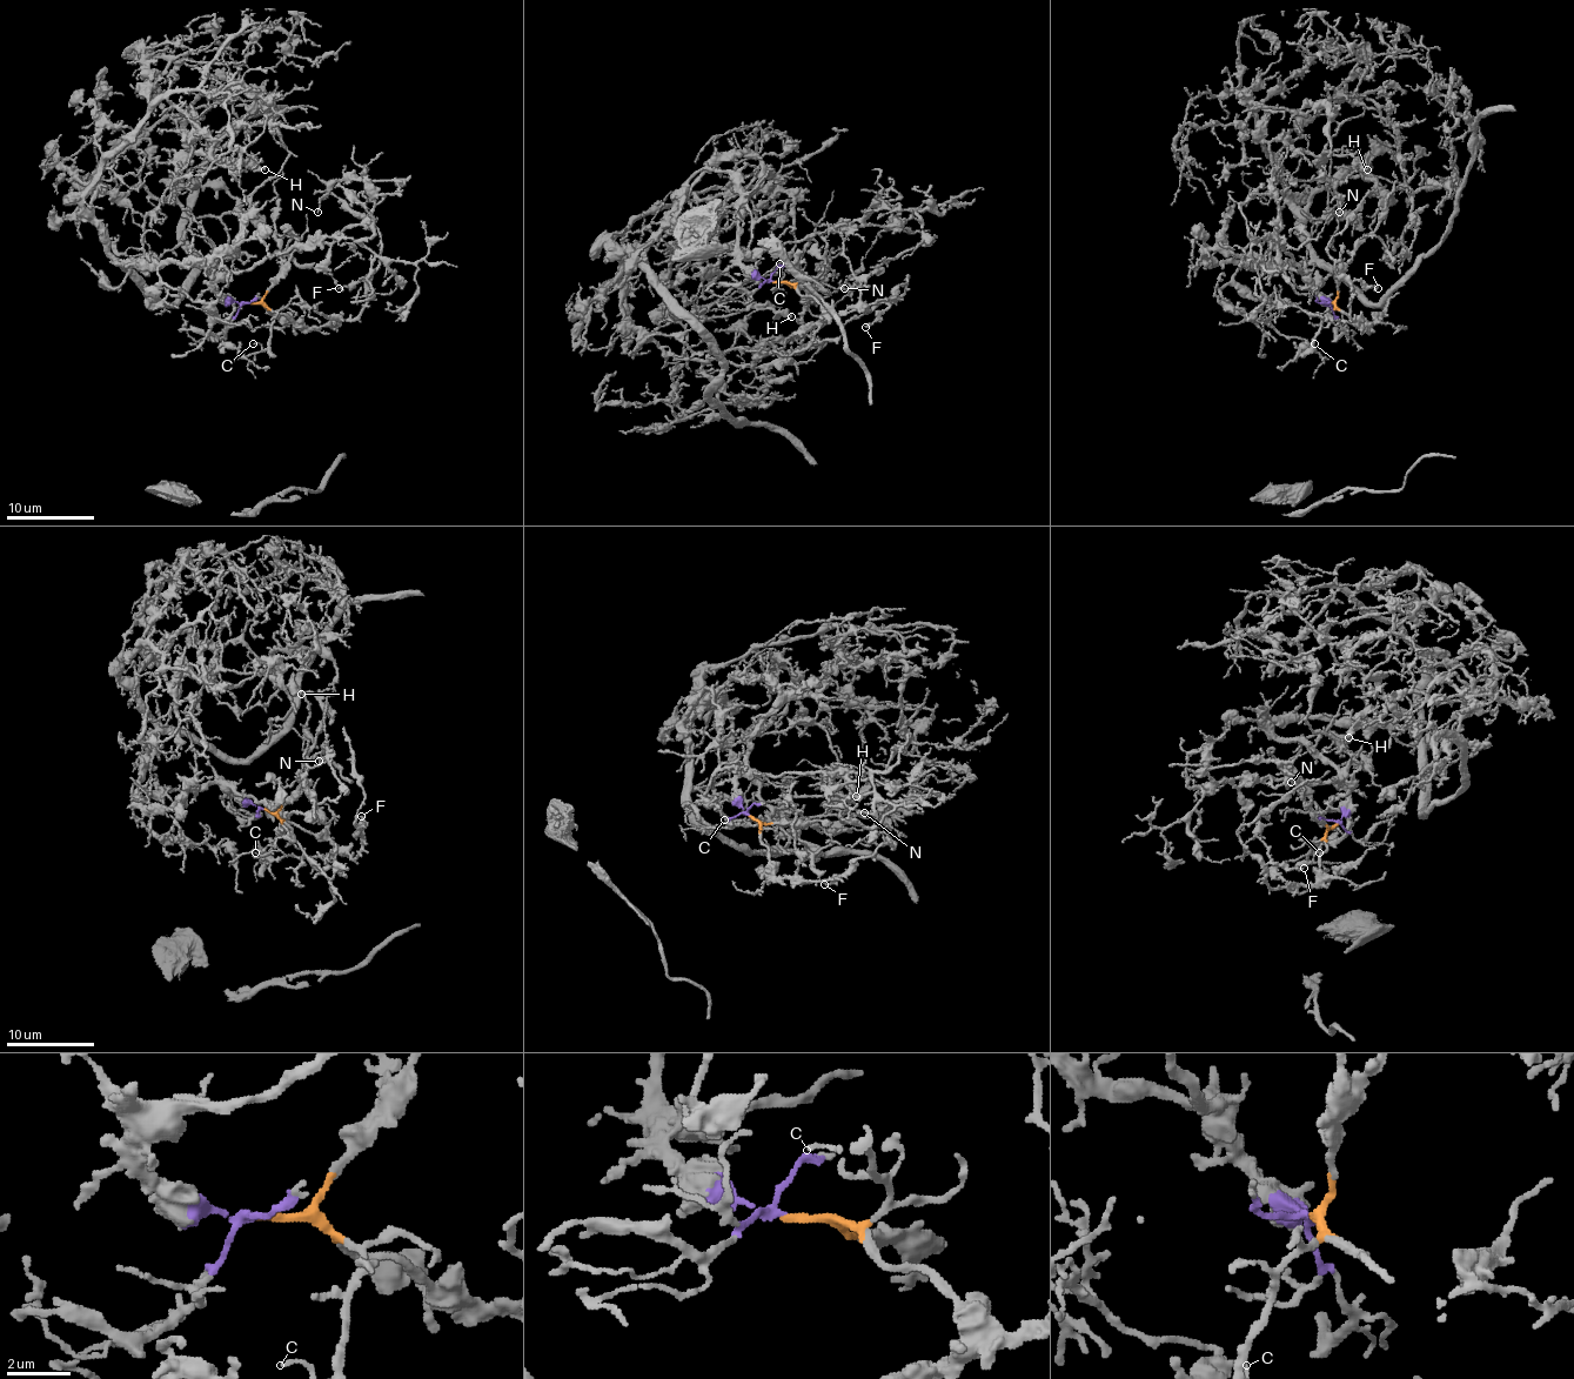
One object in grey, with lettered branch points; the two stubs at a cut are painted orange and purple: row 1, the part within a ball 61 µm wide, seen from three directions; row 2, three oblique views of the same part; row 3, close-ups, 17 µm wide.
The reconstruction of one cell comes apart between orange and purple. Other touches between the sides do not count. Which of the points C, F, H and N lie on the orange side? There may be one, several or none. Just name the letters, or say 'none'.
C, F

